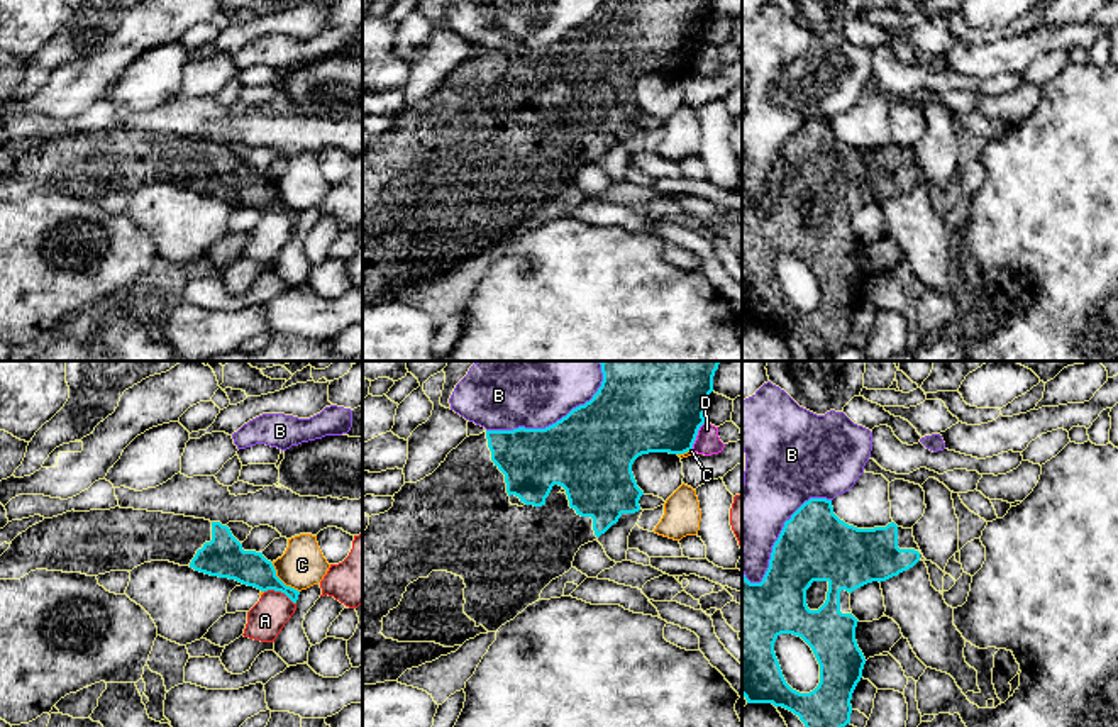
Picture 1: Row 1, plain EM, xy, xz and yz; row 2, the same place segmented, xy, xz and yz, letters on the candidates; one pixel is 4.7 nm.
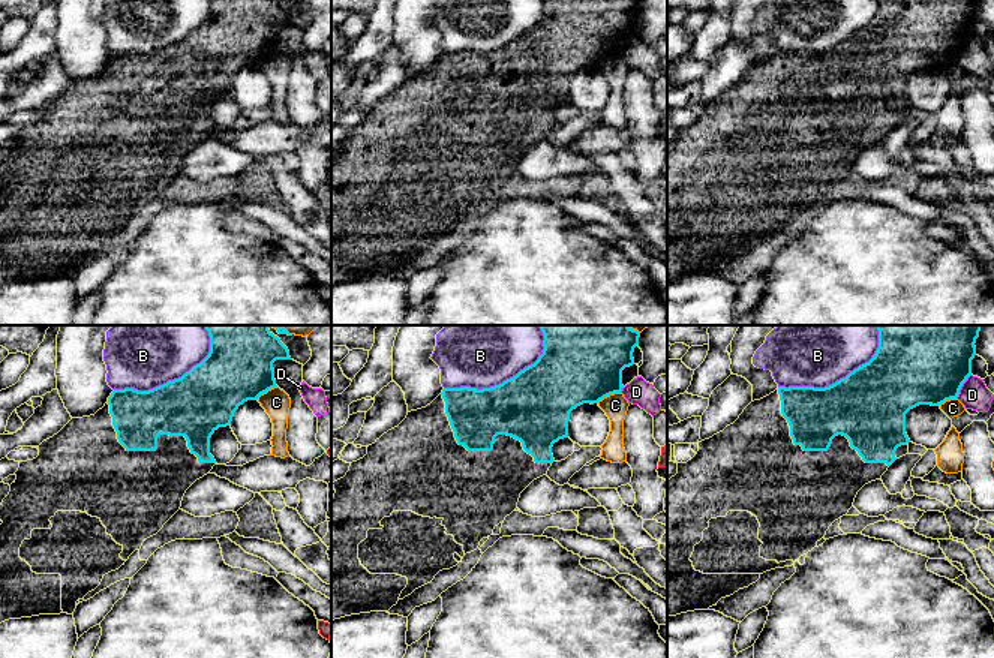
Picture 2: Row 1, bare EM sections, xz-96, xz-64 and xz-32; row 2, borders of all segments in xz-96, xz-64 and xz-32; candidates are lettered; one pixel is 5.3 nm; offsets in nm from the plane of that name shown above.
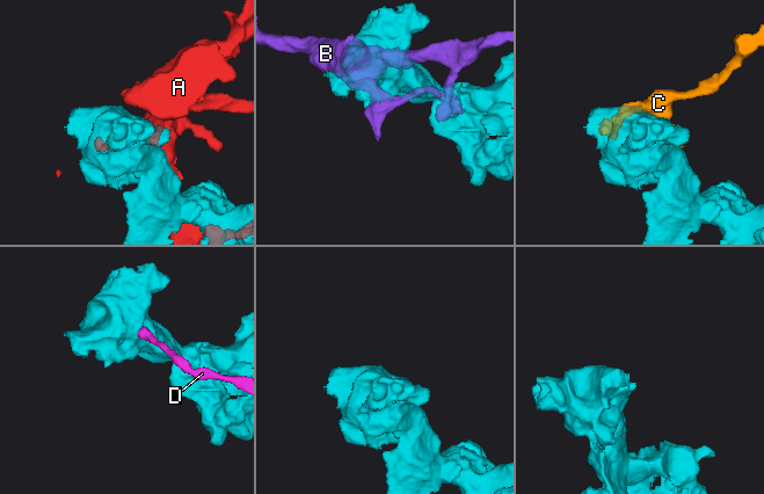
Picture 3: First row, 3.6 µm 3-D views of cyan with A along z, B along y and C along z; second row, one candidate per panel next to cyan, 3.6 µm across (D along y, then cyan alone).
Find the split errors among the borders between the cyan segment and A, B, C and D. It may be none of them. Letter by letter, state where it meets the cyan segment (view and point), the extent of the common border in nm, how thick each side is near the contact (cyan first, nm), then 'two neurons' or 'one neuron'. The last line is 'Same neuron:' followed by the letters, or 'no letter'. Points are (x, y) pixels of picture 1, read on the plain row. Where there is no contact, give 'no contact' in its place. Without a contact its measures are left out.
A: meets cyan in xy at (280, 210); contact 170 nm long; 170 nm thick on the cyan side, 180 nm on the other; two neurons
B: meets cyan in yz at (778, 158); contact 550 nm long; 340 nm thick on the cyan side, 360 nm on the other; two neurons
C: meets cyan in xy at (280, 200); contact 190 nm long; 170 nm thick on the cyan side, 200 nm on the other; two neurons
D: meets cyan in xz at (697, 55); contact 140 nm long; 360 nm thick on the cyan side, 120 nm on the other; two neurons
Same neuron: no letter

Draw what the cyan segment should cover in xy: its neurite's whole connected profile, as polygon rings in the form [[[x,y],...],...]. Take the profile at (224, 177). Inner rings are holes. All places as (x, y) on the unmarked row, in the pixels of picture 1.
[[[120,127],[71,130],[29,147],[0,176],[0,200],[20,200],[36,190],[98,197],[151,181],[281,212],[293,224],[300,215],[276,197],[263,173],[244,171],[220,142]]]

